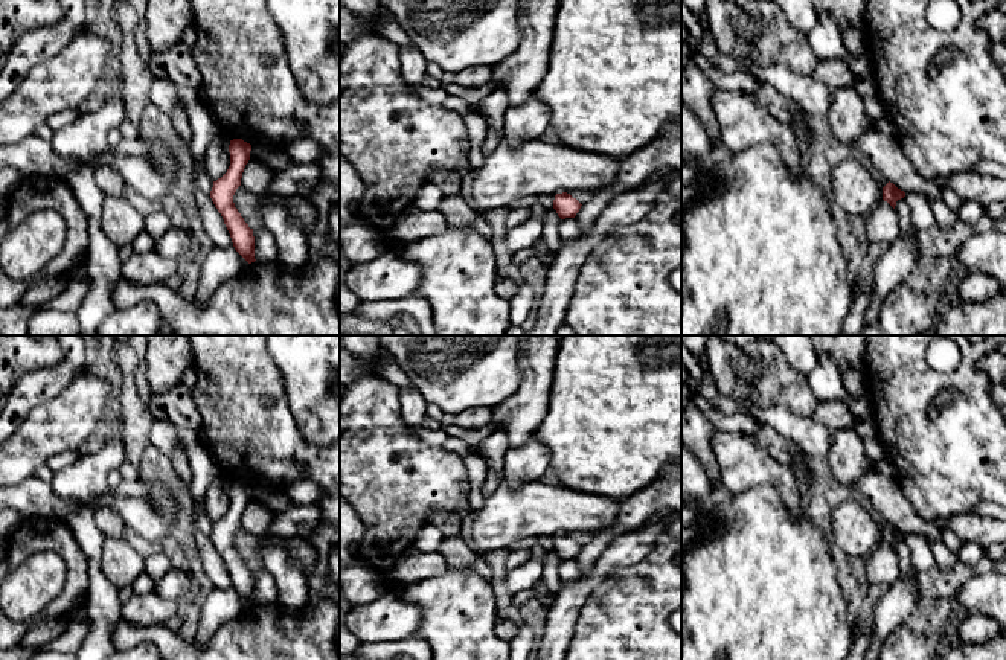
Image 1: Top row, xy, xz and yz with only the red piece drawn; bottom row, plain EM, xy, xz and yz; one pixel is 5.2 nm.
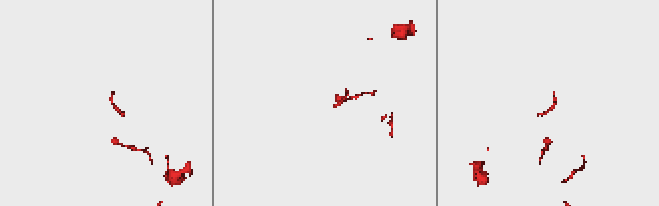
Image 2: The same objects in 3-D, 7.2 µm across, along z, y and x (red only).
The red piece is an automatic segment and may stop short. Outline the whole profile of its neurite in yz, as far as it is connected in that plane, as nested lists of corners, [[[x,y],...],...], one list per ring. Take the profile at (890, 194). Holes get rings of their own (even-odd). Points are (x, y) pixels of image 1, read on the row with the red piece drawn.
[[[890,181],[883,187],[883,200],[887,201],[893,209],[896,206],[896,201],[904,198],[904,197],[905,197],[905,192],[898,189]]]

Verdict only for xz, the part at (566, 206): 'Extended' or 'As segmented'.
As segmented

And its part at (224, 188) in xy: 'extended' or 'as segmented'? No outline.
as segmented

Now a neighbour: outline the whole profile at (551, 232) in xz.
[[[553,207],[546,210],[541,239],[544,241],[544,245],[553,253],[556,253],[561,245],[559,223],[561,218]]]

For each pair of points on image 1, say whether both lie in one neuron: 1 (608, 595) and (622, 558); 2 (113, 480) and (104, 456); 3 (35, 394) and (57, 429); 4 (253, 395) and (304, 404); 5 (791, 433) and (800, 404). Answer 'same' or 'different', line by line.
1: different
2: different
3: different
4: different
5: different

